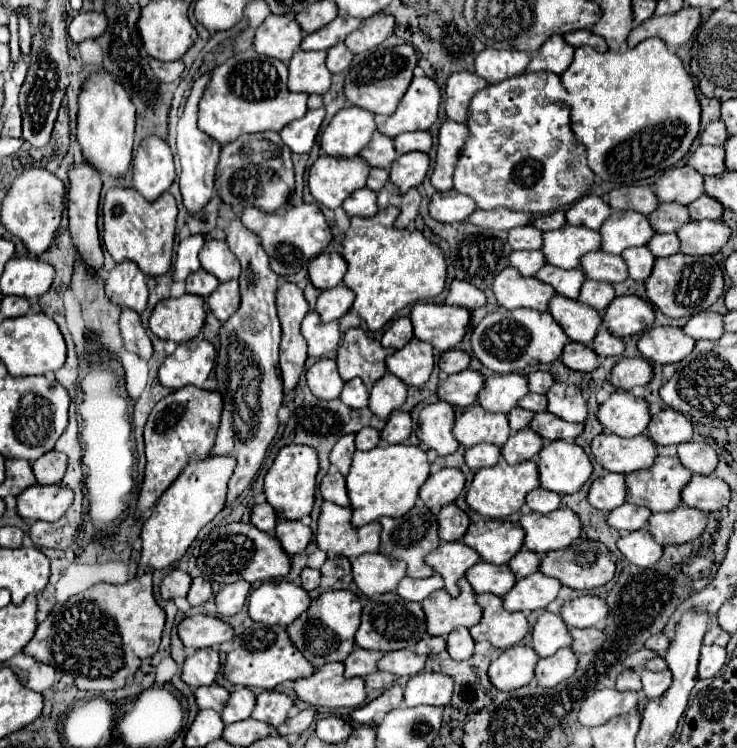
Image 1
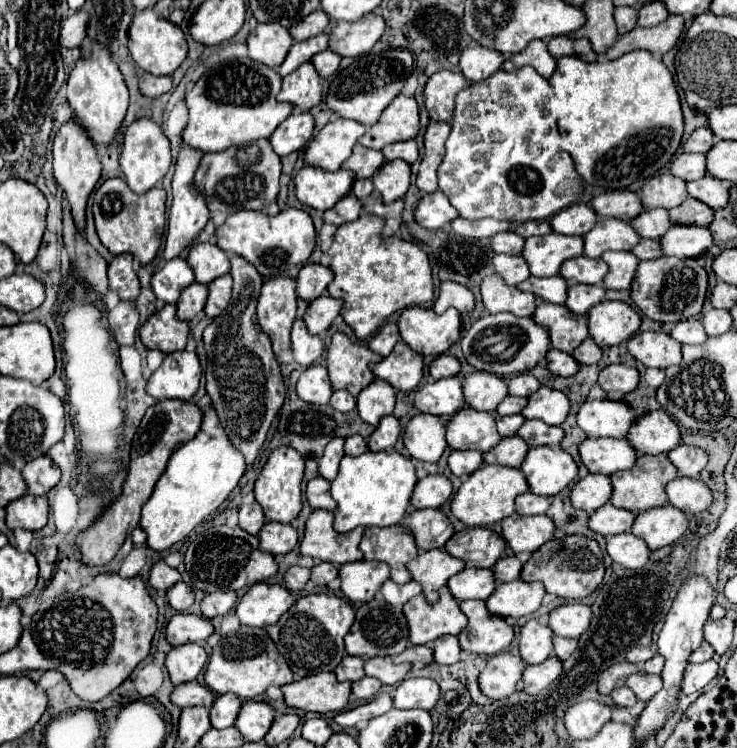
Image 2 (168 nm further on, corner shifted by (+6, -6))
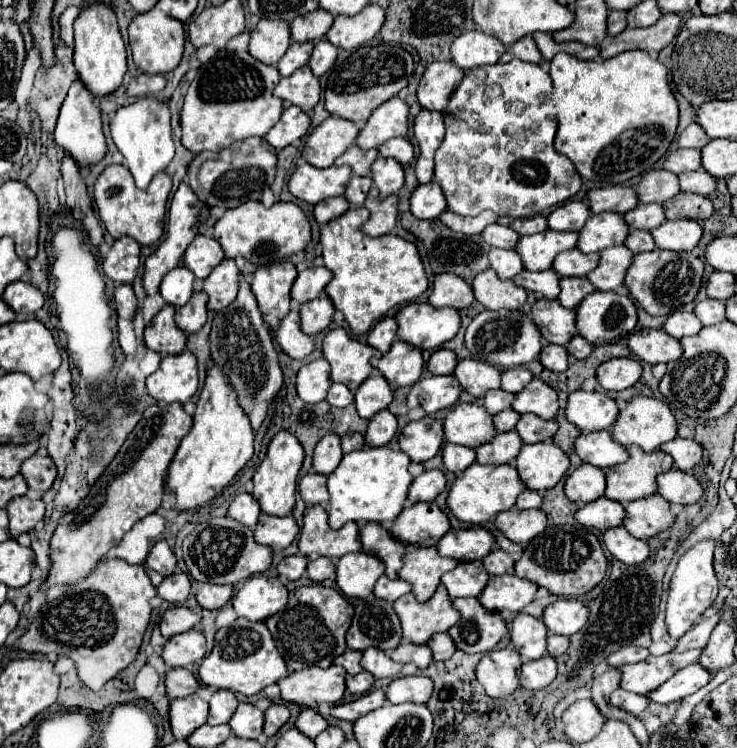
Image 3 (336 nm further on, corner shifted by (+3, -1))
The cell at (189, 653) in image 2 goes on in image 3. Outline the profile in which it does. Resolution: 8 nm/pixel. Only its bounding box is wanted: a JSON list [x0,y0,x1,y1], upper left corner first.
[163,629,205,667]

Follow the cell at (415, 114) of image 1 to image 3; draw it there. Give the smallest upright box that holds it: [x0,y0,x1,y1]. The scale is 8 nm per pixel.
[355,97,409,151]

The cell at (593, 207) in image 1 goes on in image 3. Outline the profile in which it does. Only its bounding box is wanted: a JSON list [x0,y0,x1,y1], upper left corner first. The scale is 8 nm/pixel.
[547,201,591,231]

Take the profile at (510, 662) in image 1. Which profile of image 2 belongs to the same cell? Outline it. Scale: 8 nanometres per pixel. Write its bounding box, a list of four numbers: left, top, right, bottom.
[480,652,524,700]

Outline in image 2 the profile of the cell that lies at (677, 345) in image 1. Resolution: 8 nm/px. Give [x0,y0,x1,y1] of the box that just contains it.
[628,332,682,368]

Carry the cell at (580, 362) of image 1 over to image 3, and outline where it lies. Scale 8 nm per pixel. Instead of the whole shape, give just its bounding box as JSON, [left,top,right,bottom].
[539,345,567,371]

